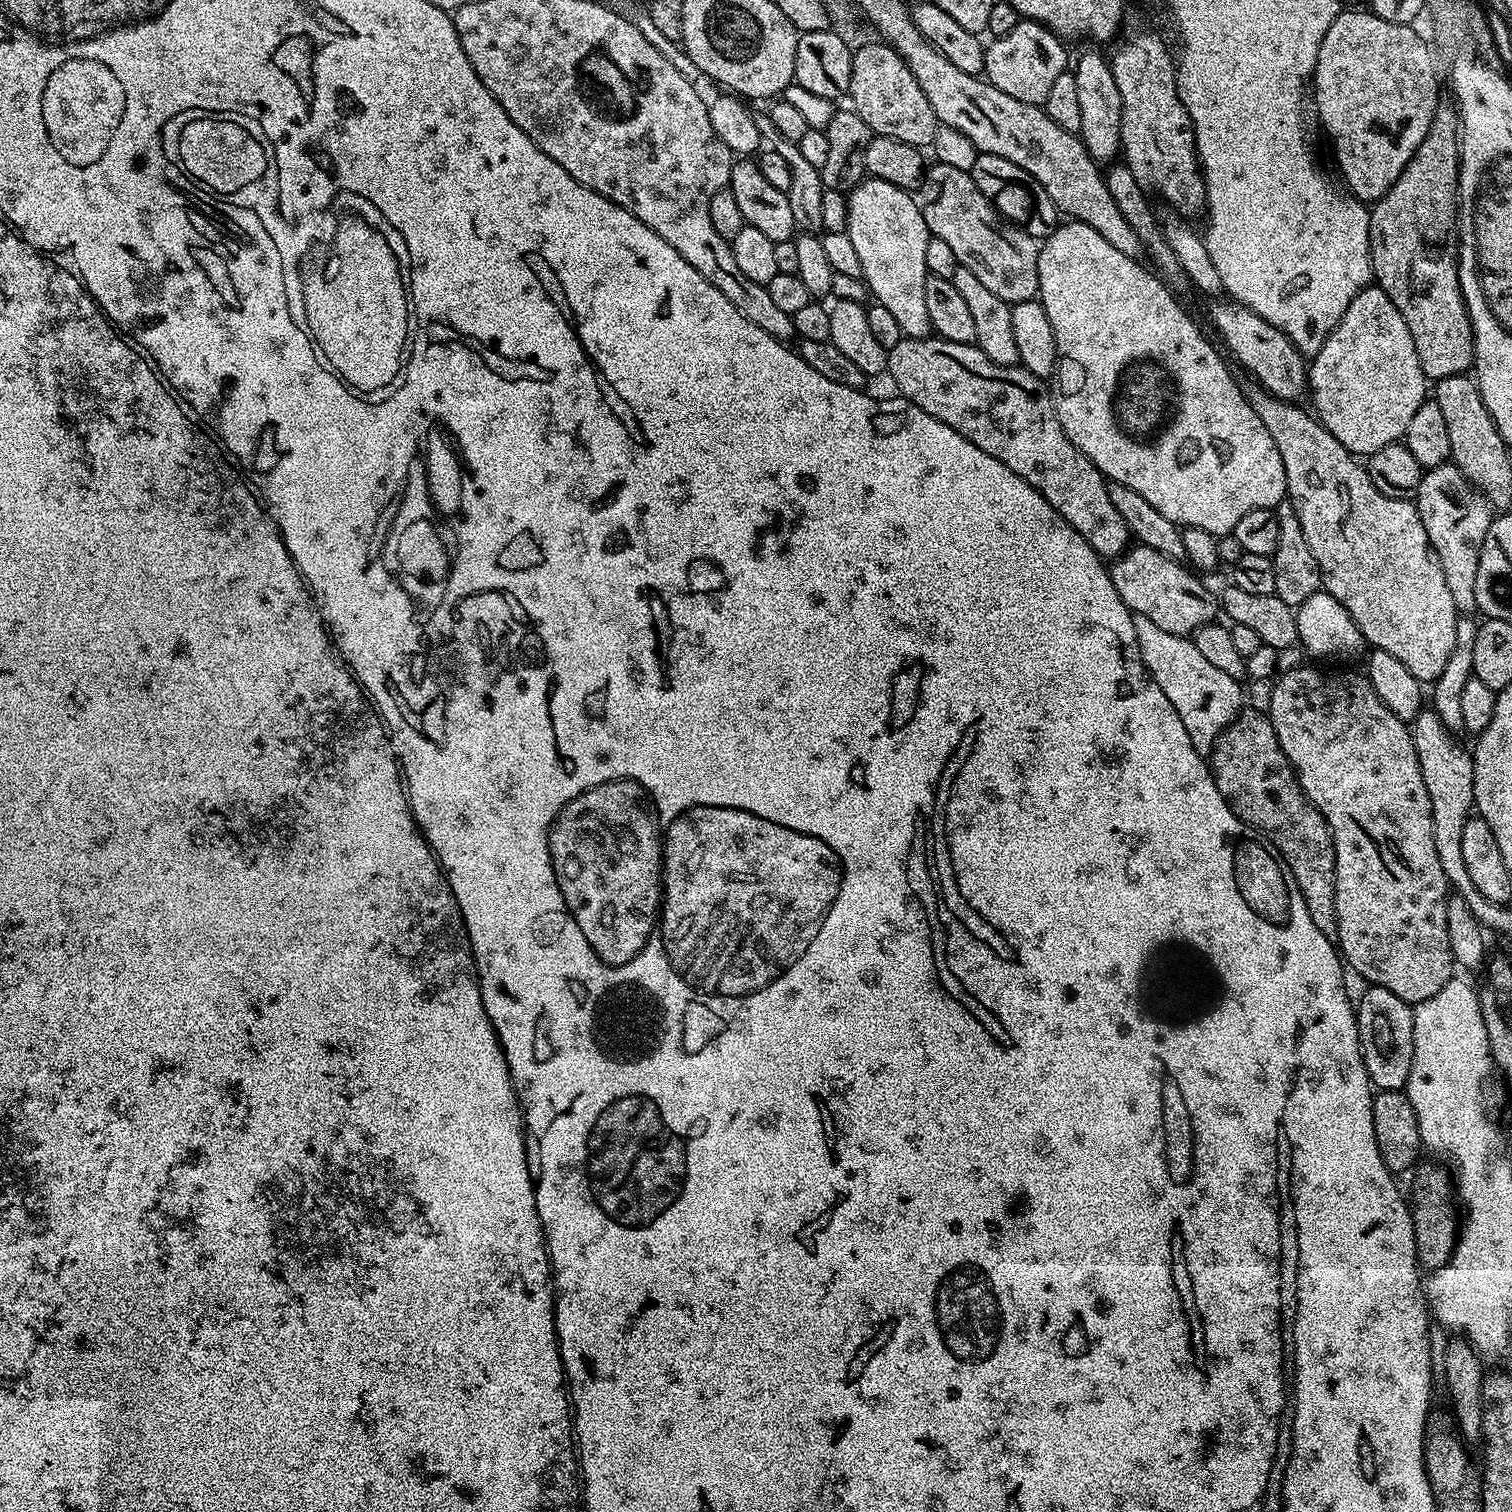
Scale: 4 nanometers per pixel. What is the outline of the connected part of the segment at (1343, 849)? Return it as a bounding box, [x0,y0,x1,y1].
[1266,668,1454,1005]

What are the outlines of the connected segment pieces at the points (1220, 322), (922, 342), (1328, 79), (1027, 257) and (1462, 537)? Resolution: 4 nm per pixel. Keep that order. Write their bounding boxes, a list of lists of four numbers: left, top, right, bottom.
[[1208,302,1308,401],[887,336,1130,558],[1314,10,1440,202],[922,162,1041,305],[1414,462,1494,614]]

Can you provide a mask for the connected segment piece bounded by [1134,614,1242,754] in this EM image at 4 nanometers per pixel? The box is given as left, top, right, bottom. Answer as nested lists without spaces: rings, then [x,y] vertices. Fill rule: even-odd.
[[[1143,614],[1134,615],[1134,630],[1142,662],[1152,680],[1158,682],[1162,694],[1166,694],[1174,710],[1178,710],[1178,718],[1182,718],[1182,726],[1186,726],[1186,734],[1190,734],[1190,742],[1194,742],[1194,750],[1202,754],[1211,753],[1224,727],[1242,711],[1241,681],[1230,678],[1230,674],[1225,674],[1223,670],[1217,670],[1189,637],[1170,634],[1154,626],[1154,622]]]

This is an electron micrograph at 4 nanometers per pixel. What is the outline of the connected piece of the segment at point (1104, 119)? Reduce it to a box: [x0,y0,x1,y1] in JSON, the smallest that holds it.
[1074,52,1122,161]

